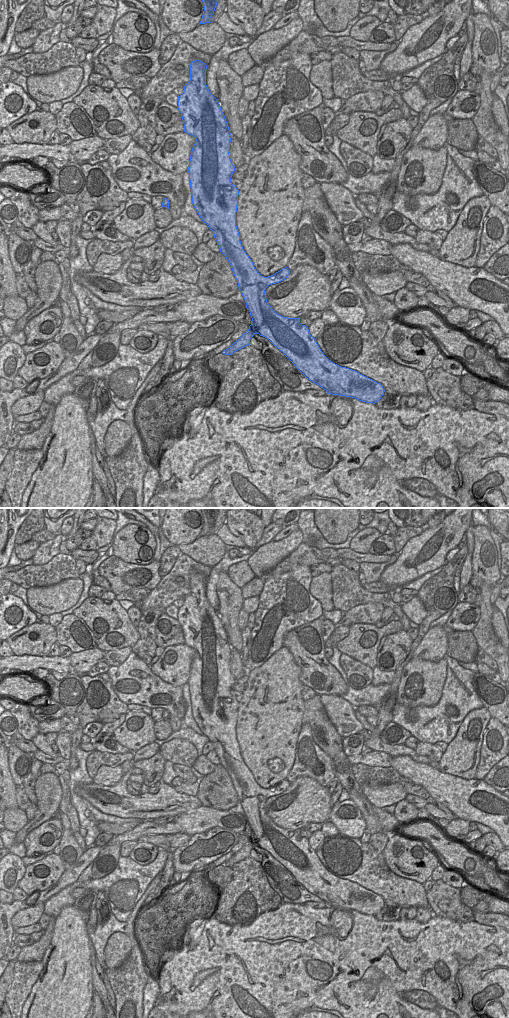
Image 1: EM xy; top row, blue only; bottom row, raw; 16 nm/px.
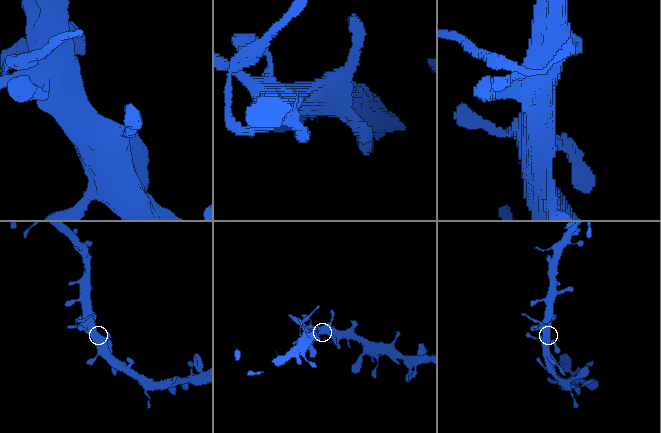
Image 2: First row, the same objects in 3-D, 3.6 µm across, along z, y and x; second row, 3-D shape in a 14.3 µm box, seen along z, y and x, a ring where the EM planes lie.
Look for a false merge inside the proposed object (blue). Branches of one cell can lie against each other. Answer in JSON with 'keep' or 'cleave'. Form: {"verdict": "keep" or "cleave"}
{"verdict": "cleave"}

